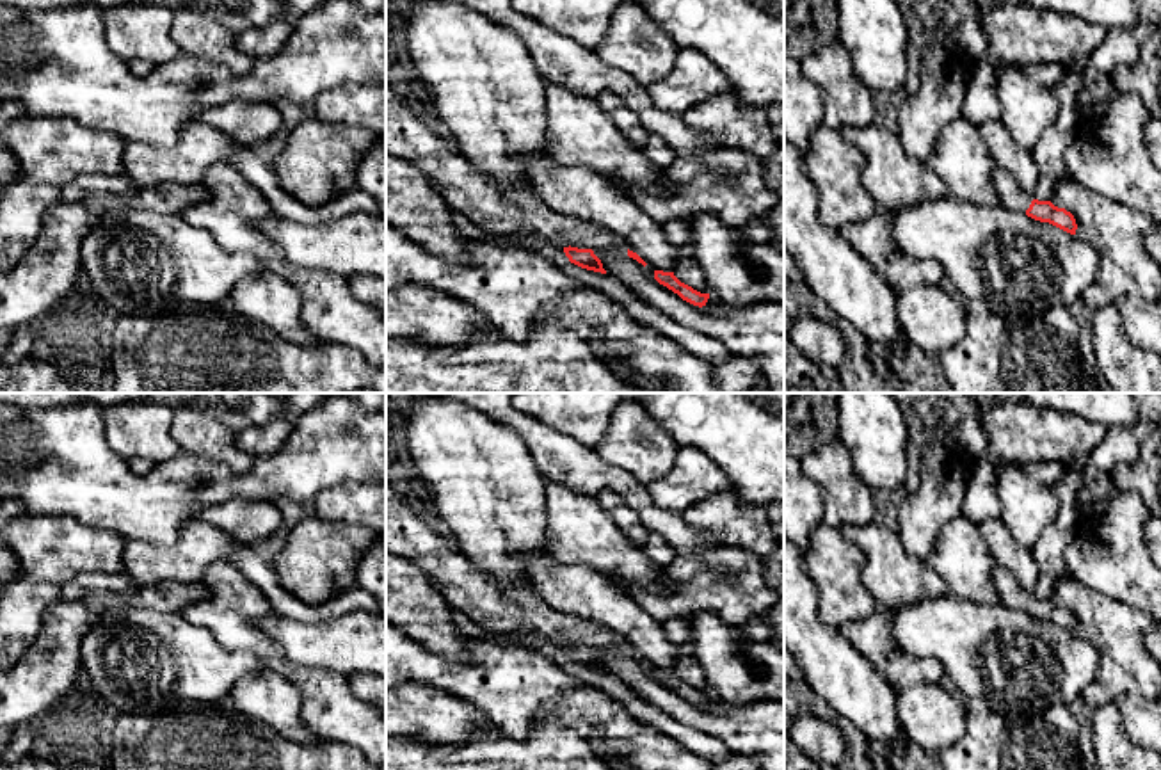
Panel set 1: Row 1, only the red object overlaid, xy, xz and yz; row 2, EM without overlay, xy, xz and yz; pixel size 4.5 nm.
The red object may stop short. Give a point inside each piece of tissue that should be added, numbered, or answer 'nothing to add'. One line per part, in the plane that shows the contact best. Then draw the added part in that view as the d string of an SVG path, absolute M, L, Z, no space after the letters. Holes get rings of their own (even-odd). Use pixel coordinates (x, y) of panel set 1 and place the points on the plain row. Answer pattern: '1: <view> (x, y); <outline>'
1: yz (1012, 596); M996 564L992 569L992 582L1003 606L1017 612L1026 612L1033 596L1019 585L1008 569Z

